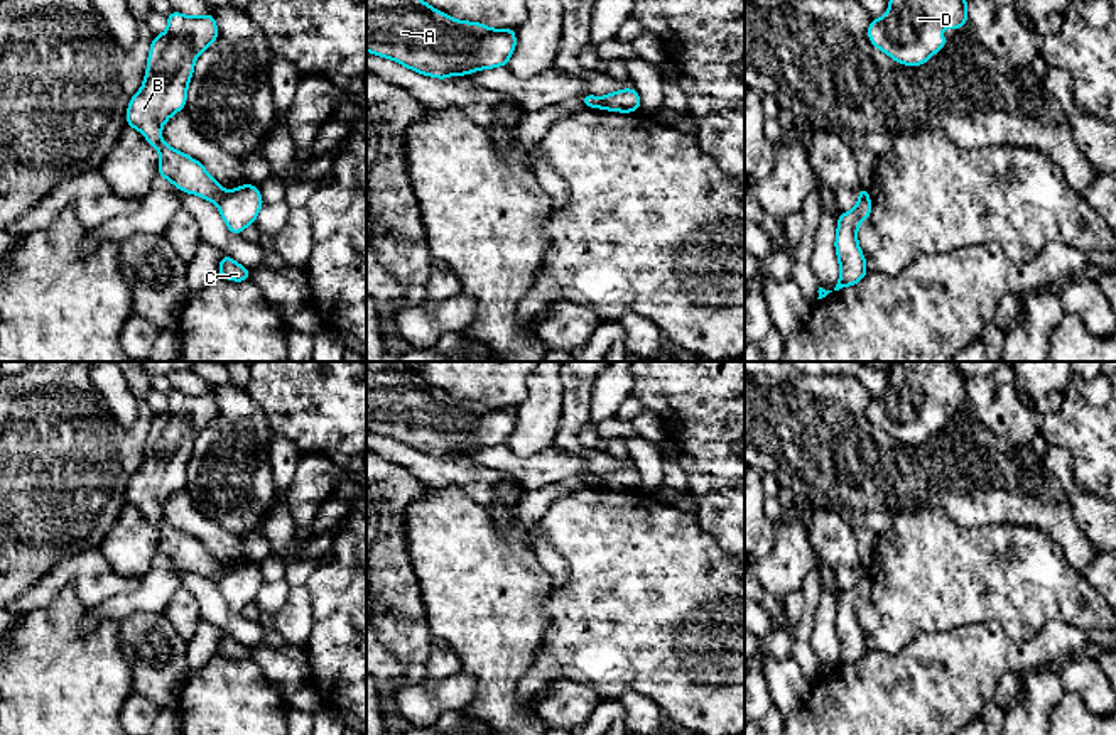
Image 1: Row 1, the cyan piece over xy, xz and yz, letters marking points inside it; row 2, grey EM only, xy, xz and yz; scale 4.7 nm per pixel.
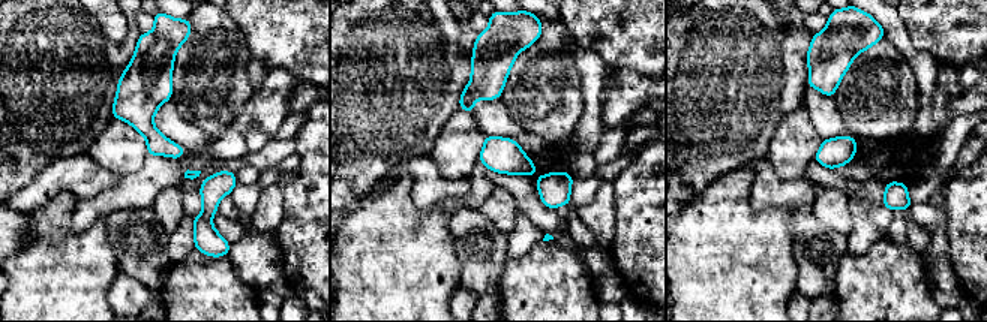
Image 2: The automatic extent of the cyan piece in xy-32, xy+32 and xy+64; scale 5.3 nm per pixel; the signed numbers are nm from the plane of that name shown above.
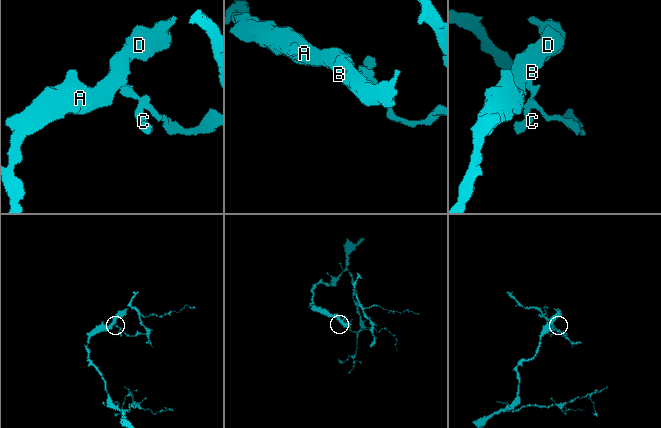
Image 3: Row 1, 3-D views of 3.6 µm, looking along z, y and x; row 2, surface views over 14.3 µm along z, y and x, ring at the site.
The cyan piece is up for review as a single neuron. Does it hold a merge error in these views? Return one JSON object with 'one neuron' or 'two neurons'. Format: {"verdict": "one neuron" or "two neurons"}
{"verdict": "two neurons"}

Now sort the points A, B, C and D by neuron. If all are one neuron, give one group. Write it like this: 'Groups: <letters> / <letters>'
Groups: A B D / C

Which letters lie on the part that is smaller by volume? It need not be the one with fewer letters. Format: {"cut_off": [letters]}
{"cut_off": ["C"]}

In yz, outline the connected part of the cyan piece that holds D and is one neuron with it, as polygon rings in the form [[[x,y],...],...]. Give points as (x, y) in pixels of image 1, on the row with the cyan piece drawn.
[[[890,0],[885,15],[871,19],[868,39],[903,66],[922,66],[947,46],[942,27],[967,24],[967,0]]]

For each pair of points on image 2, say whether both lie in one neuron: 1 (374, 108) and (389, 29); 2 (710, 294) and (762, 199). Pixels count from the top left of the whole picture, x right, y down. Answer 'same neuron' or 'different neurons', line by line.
1: same neuron
2: different neurons

